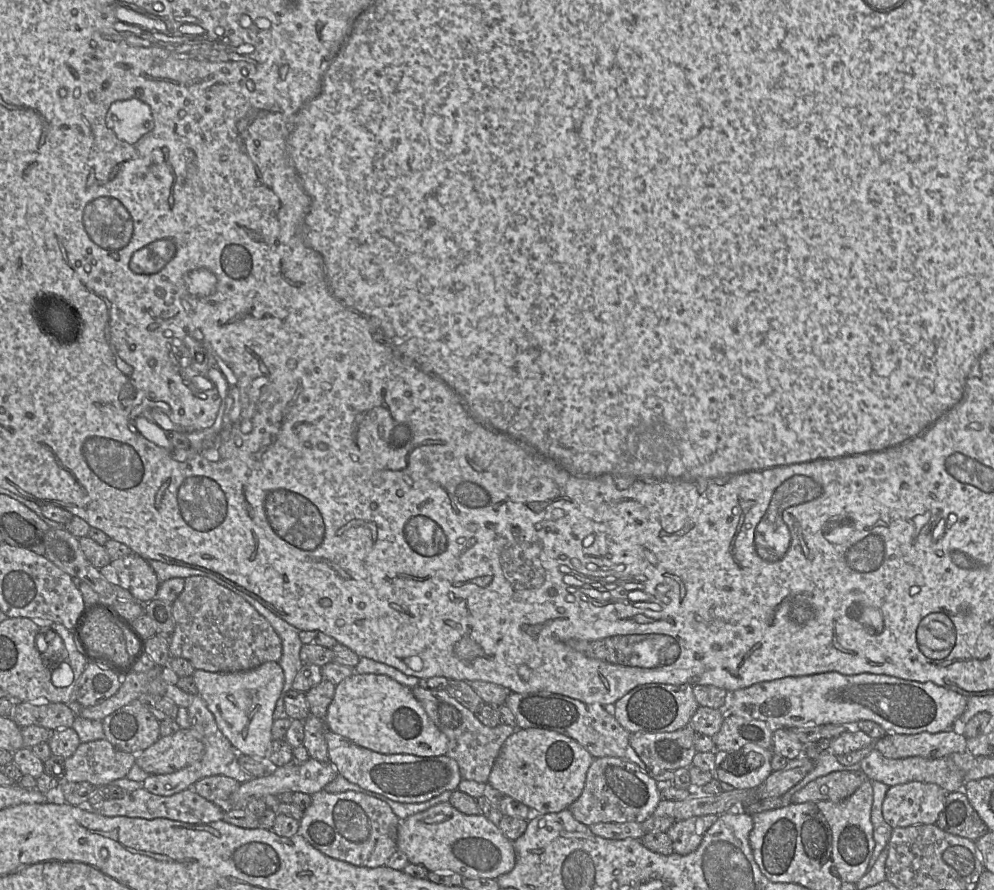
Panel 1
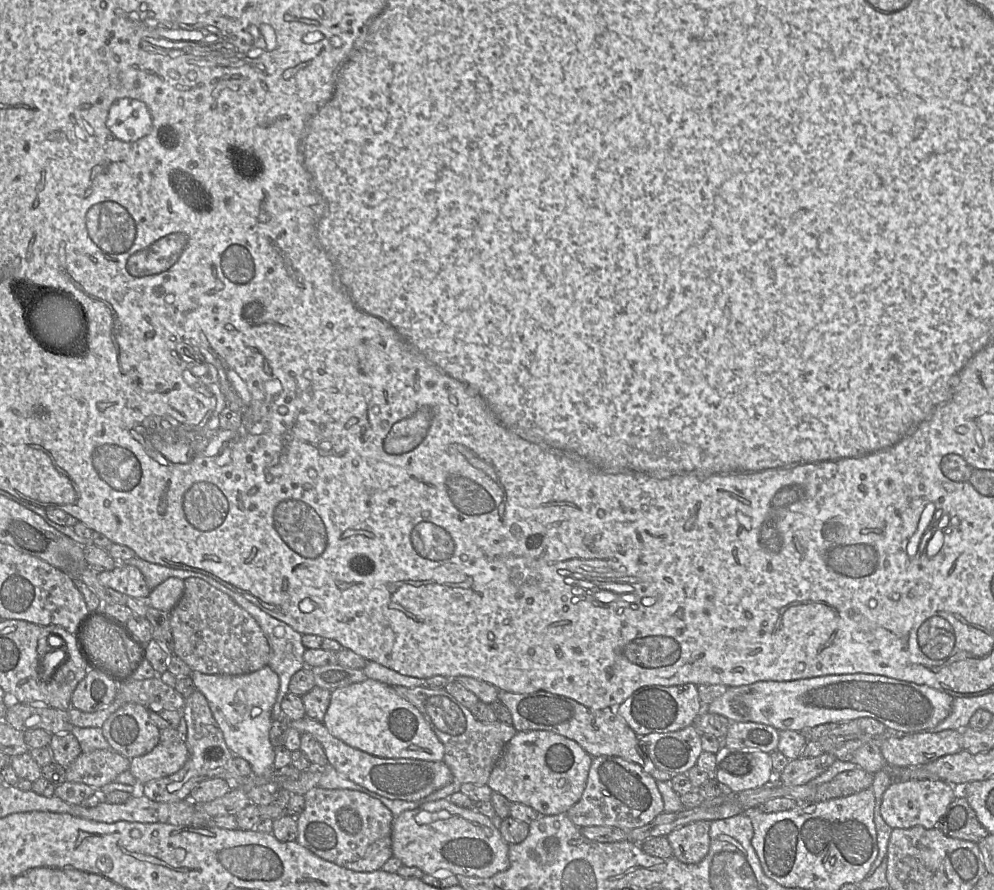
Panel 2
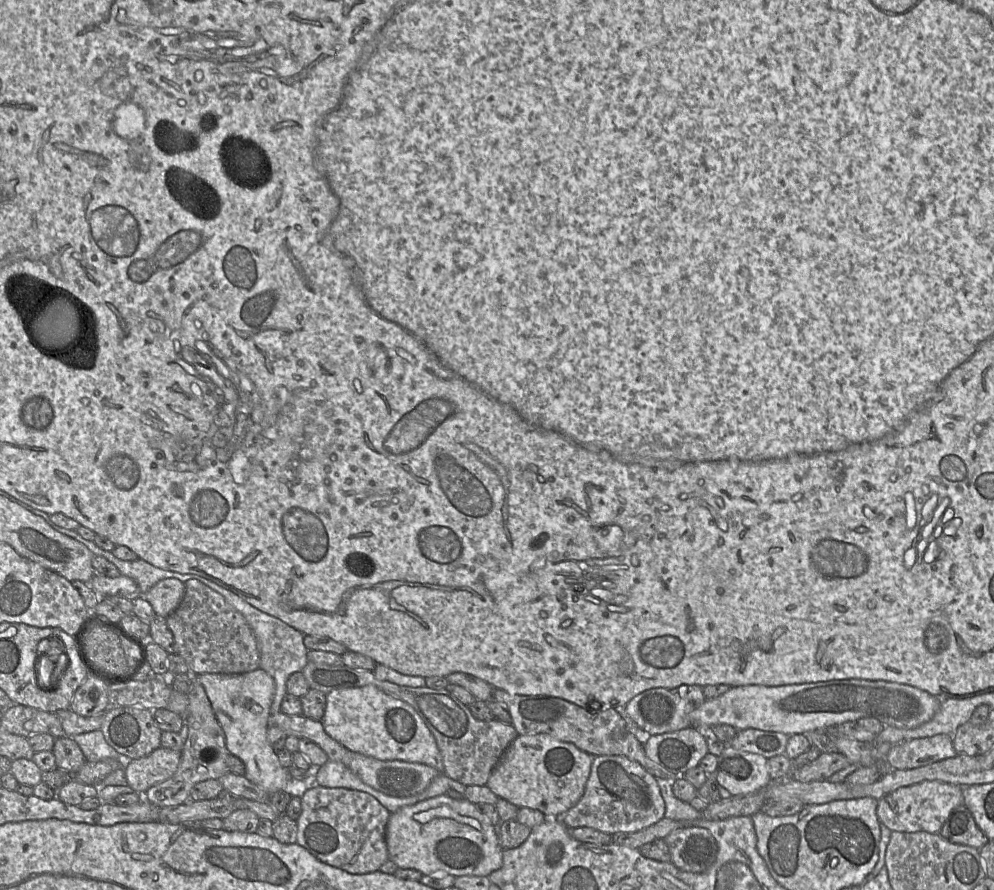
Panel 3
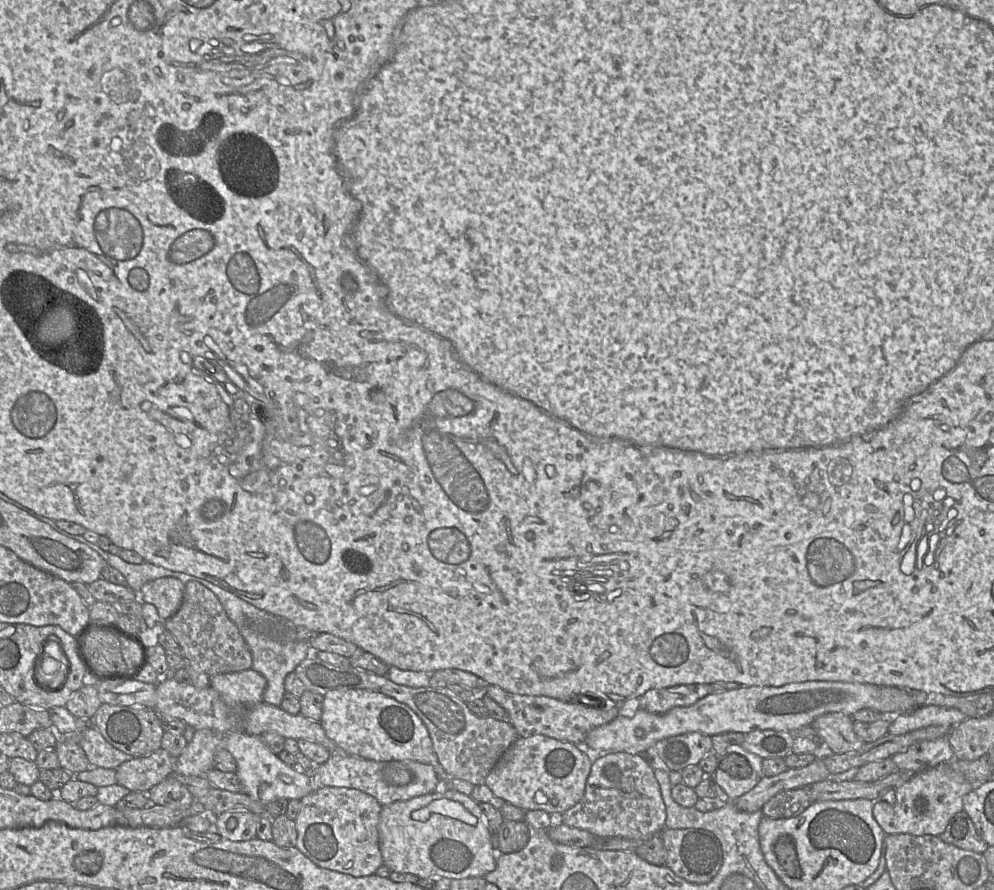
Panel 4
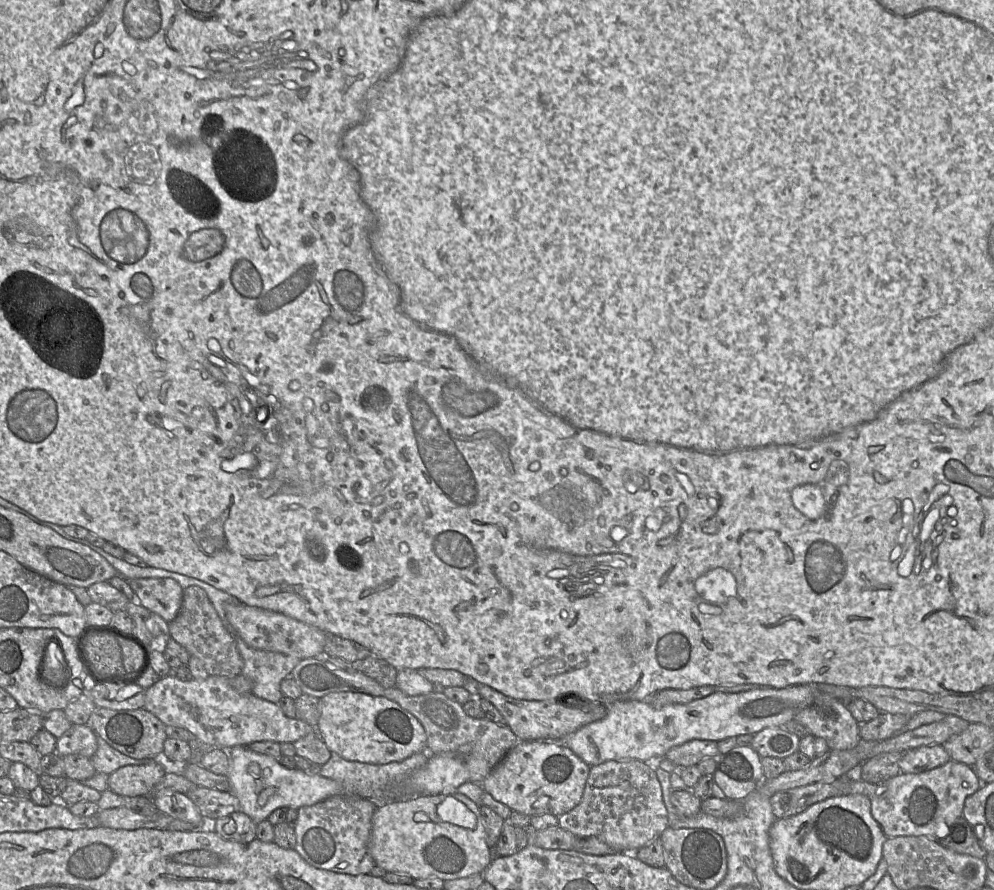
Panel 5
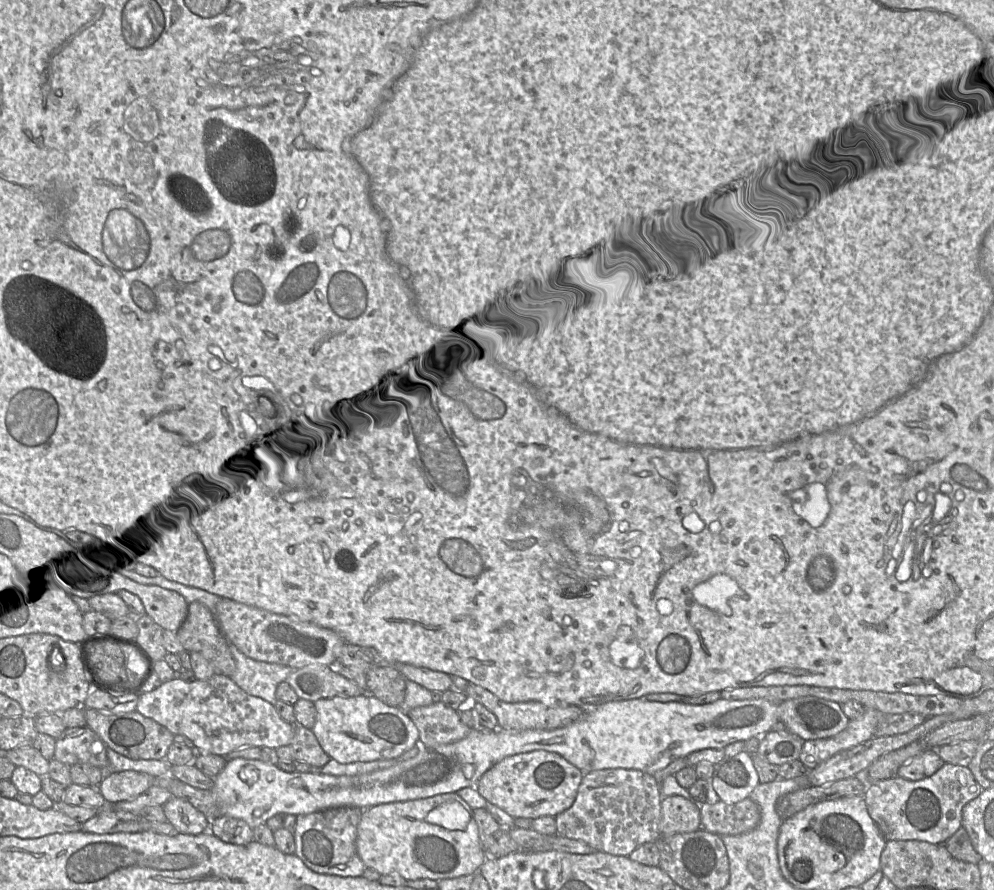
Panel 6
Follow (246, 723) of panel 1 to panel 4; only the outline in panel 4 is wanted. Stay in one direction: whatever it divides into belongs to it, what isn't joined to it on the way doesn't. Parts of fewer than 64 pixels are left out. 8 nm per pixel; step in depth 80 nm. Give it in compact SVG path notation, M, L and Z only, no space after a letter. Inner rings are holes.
M249 669L213 676L210 678L210 686L228 707L242 717L249 707L263 702L267 680L260 673ZM233 731L223 738L223 747L237 763L236 775L243 786L243 793L263 806L277 799L301 800L319 789L312 778L283 763L266 747L260 736Z

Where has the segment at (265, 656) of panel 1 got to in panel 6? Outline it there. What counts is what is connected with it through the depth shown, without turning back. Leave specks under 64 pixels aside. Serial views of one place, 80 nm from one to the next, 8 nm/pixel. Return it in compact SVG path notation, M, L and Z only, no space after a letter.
M200 602L188 604L187 616L177 630L178 640L188 652L199 652L209 661L215 674L230 677L236 670L228 640L211 611Z

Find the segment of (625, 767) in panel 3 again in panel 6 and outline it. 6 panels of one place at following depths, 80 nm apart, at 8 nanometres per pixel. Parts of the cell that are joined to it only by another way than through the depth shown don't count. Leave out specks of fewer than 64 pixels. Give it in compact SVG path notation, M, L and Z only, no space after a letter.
M603 769L584 775L574 805L555 816L557 834L581 840L596 851L629 856L639 846L661 837L662 792L657 779L635 769Z

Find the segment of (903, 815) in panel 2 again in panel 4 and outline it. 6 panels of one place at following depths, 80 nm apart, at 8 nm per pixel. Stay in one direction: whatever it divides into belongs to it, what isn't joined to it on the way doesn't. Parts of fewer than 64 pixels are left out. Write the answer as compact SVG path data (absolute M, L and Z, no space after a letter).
M949 763L939 764L933 768L916 773L909 781L896 788L894 804L888 804L879 797L874 802L873 816L886 835L939 836L944 832L951 818L963 810L963 798L974 789L974 786L961 773L952 769Z

